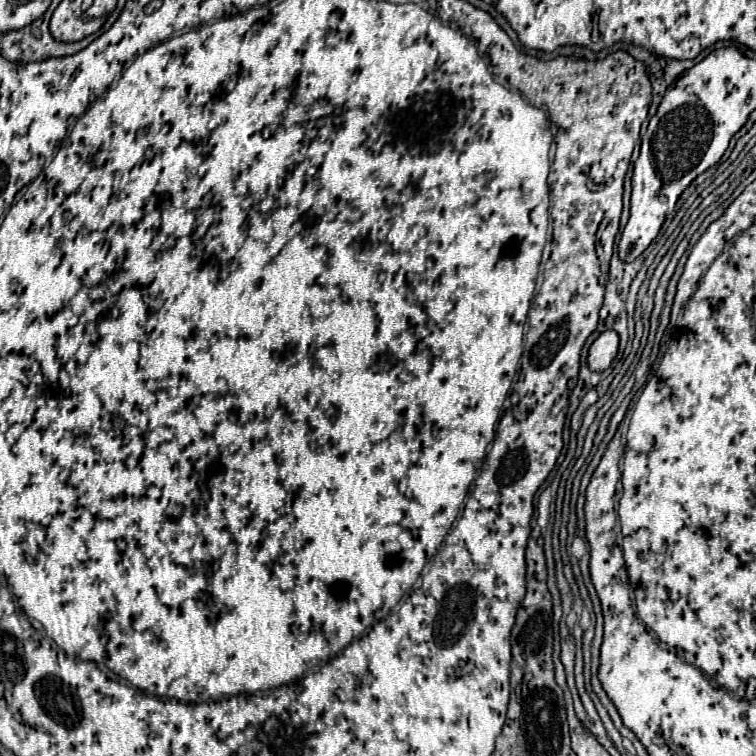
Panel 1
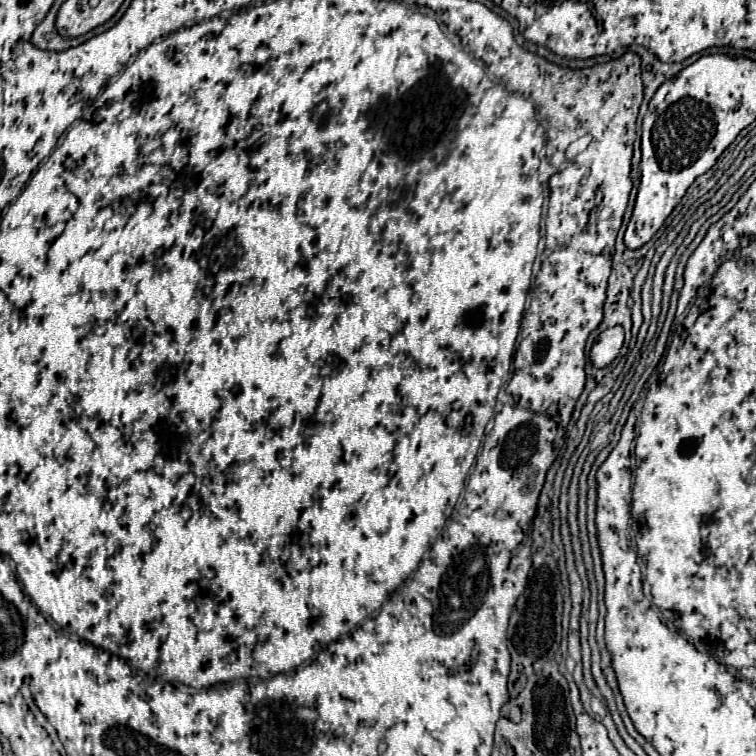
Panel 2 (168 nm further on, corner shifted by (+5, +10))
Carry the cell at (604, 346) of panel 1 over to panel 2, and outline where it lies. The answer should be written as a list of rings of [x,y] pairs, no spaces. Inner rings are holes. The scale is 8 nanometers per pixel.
[[[615,325],[615,327],[603,331],[591,349],[593,365],[599,369],[607,367],[619,355],[623,341],[625,341],[625,331],[621,325]]]

